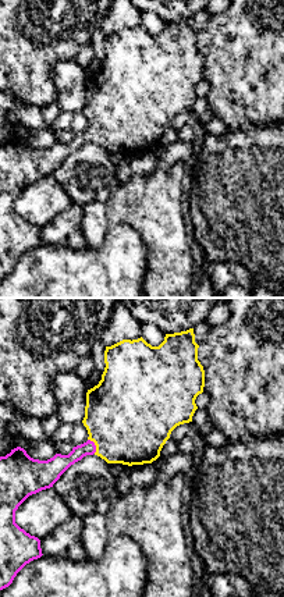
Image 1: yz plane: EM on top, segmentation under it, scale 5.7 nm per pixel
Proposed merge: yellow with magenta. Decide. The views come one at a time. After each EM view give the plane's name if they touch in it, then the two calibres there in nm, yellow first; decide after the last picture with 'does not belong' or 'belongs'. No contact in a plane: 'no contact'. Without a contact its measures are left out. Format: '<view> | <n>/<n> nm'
yz | 500/110 nm

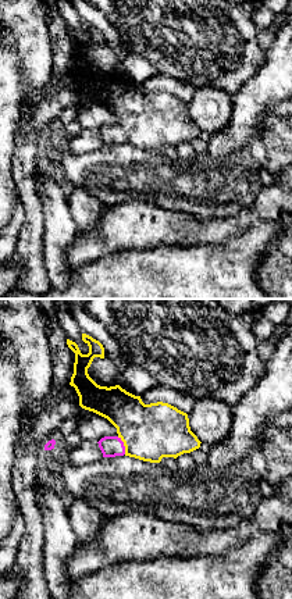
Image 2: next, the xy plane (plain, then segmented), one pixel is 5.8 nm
xy | 320/120 nm

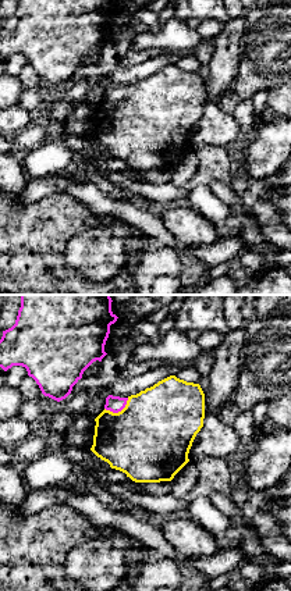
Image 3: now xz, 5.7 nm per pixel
xz | 480/100 nm

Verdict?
belongs

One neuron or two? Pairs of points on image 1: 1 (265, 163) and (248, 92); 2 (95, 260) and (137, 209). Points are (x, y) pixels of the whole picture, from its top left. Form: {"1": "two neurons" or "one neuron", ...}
{"1": "two neurons", "2": "two neurons"}

